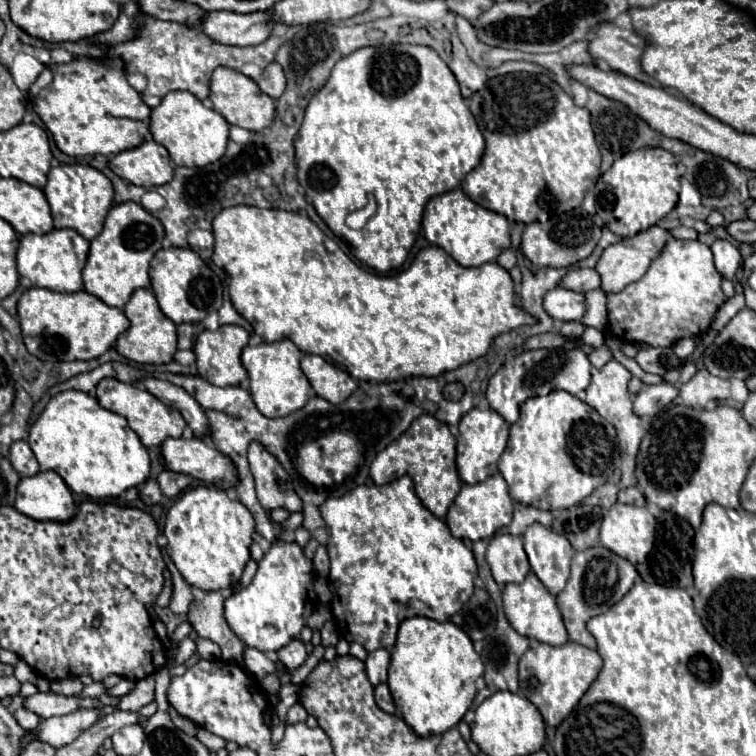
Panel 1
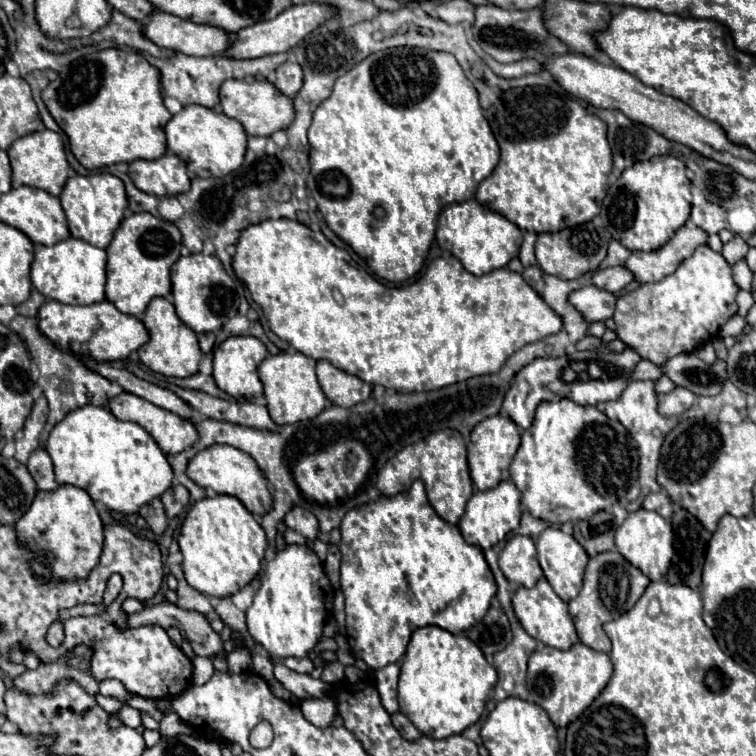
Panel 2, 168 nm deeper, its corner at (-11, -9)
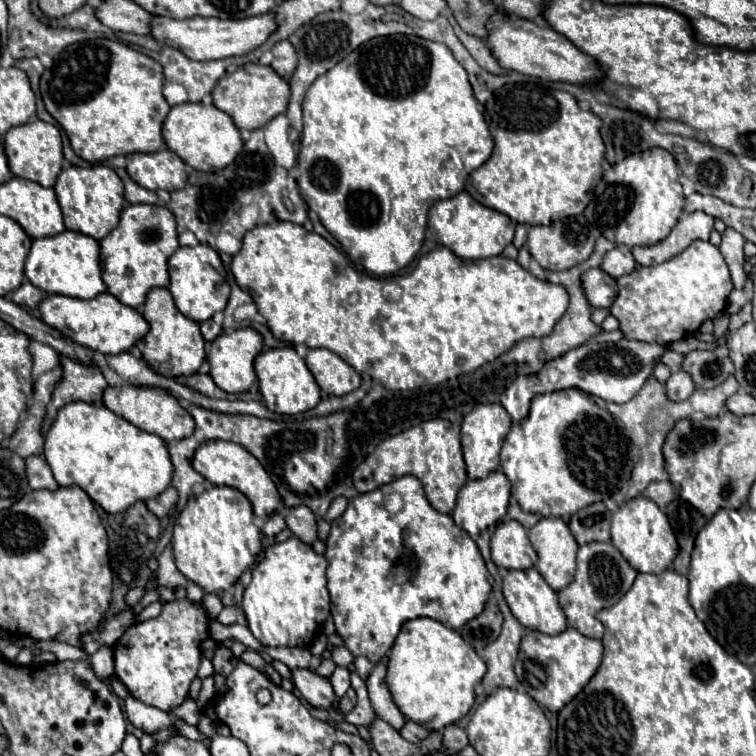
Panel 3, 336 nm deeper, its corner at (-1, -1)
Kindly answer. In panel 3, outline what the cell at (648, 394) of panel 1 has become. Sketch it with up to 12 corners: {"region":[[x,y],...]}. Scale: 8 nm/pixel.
{"region":[[674,372],[666,382],[666,396],[682,402],[694,392],[686,372]]}

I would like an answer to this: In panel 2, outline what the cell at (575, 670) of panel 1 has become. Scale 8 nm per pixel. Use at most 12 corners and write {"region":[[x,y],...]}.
{"region":[[582,642],[528,658],[530,700],[574,722],[612,676]]}

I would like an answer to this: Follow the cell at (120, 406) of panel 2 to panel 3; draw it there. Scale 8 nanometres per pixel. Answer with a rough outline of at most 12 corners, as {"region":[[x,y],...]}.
{"region":[[104,390],[104,406],[124,420],[182,440],[192,416],[166,390]]}

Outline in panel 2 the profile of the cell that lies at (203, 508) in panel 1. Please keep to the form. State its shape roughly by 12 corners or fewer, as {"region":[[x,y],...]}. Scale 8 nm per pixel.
{"region":[[236,496],[198,500],[178,544],[186,582],[228,598],[266,534]]}

